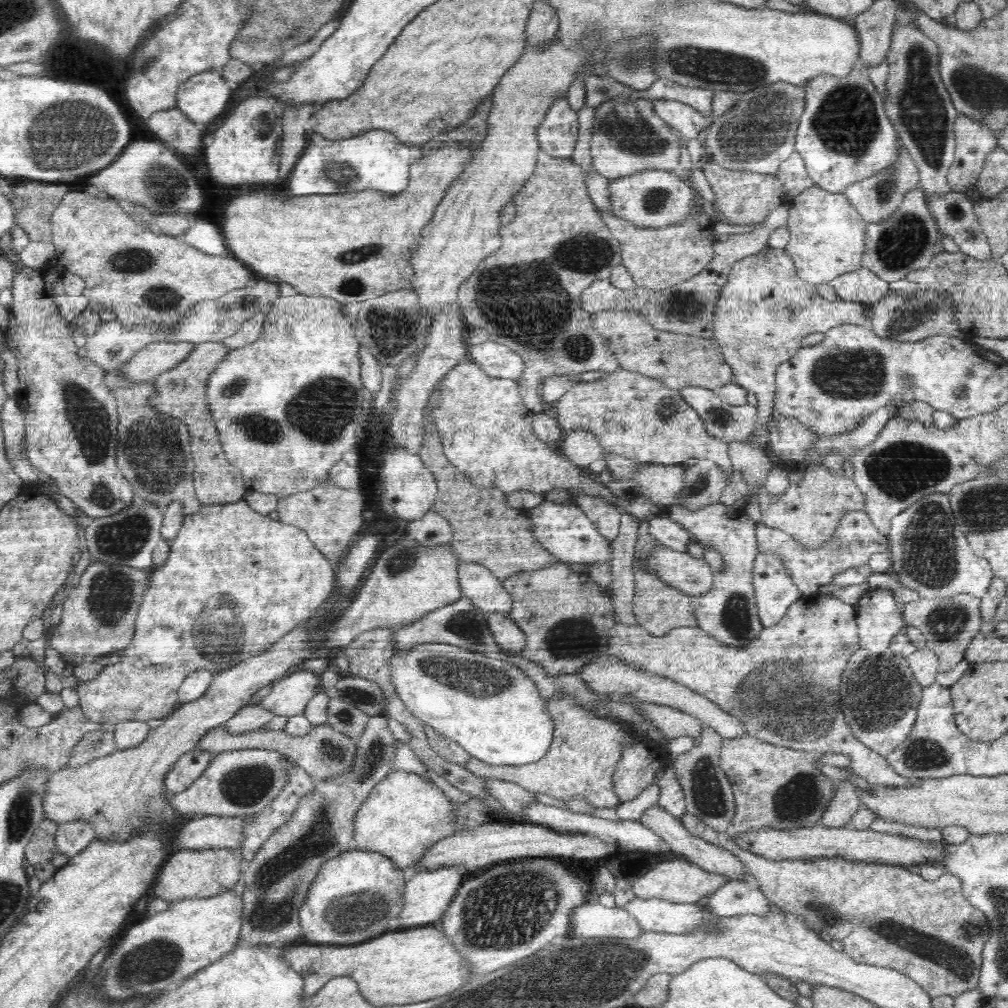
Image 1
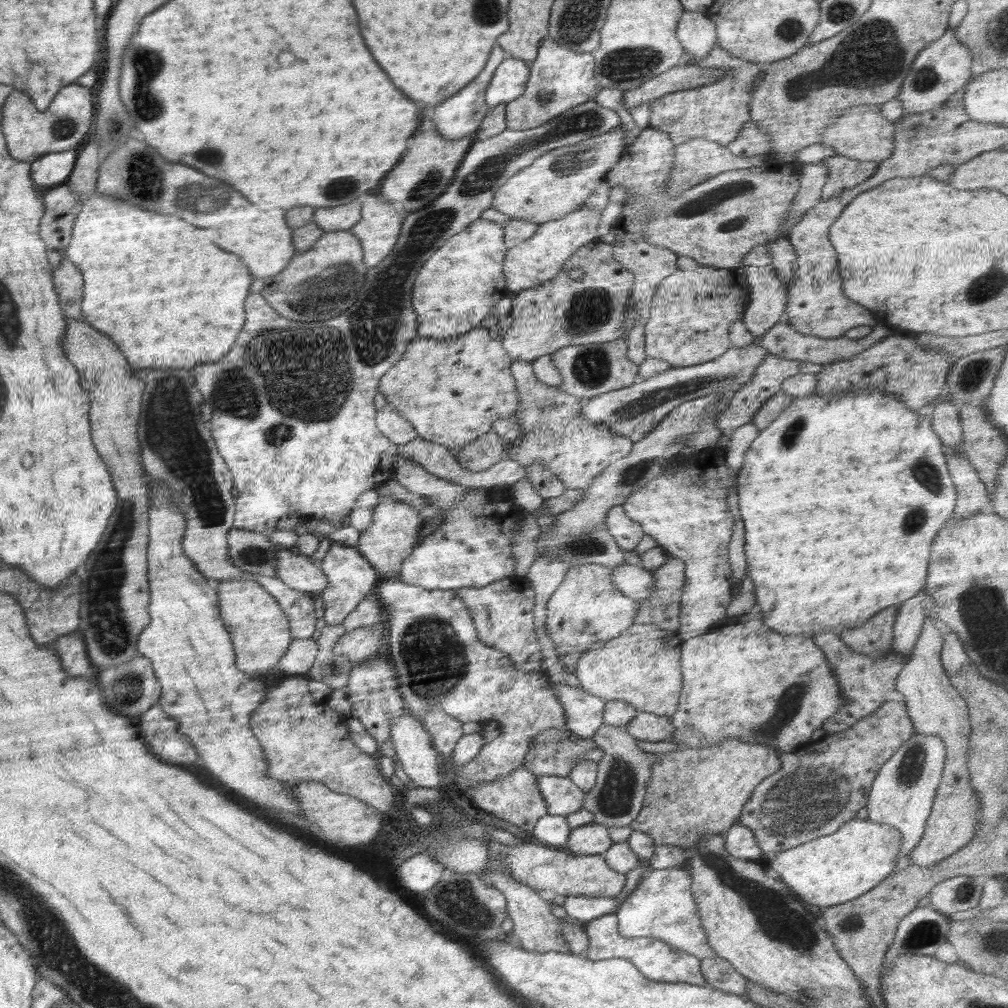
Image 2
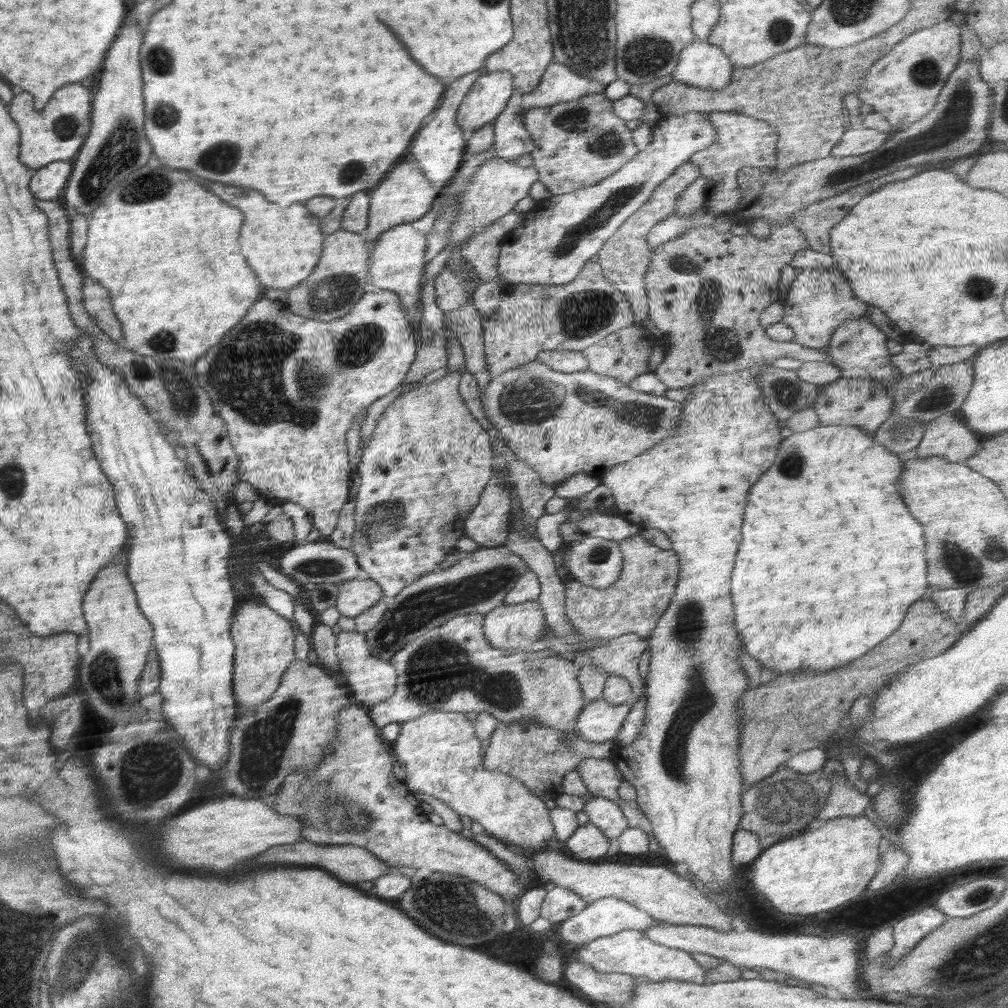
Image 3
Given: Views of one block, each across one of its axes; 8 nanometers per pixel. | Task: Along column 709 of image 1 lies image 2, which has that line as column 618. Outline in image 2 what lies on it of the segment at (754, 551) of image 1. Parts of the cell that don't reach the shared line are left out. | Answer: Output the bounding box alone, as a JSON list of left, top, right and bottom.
[546,505,644,672]

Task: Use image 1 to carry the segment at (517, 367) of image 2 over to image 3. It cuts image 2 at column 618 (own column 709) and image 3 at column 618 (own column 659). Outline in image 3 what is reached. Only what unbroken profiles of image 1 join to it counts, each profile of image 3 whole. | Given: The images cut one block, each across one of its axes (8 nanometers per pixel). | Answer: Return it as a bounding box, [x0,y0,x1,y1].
[479,359,682,486]

